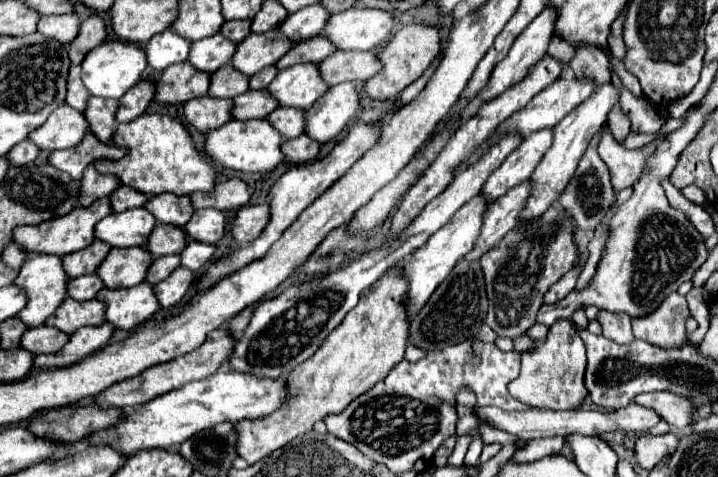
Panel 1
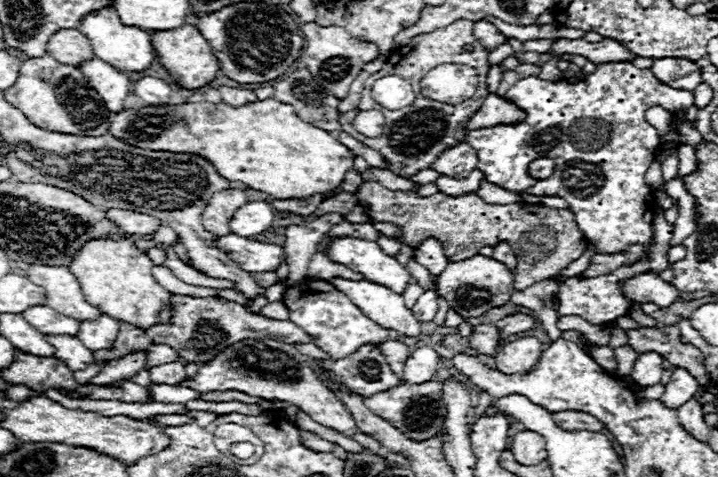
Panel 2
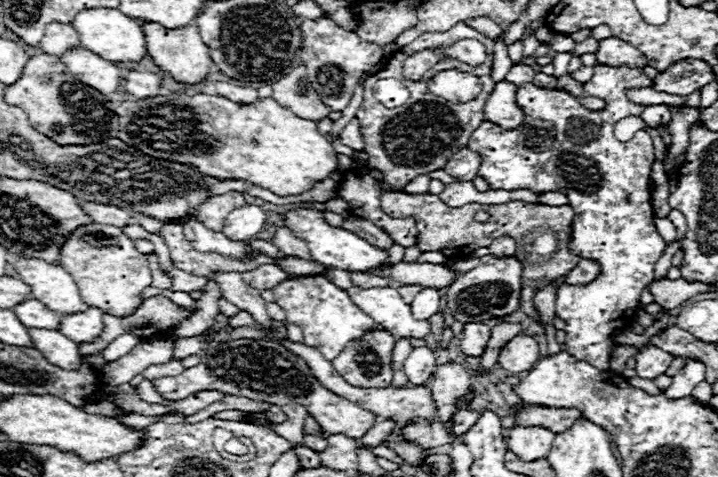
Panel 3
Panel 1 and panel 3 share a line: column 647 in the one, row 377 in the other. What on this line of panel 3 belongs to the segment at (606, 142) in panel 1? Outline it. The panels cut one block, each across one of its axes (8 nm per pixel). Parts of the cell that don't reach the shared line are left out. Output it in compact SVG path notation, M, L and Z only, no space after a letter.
M170 360L170 362L166 362L166 364L150 366L150 368L146 368L142 374L144 374L144 378L148 378L148 380L156 380L156 378L162 378L162 376L176 376L176 374L180 374L182 370L184 370L184 368L182 368L180 360Z

